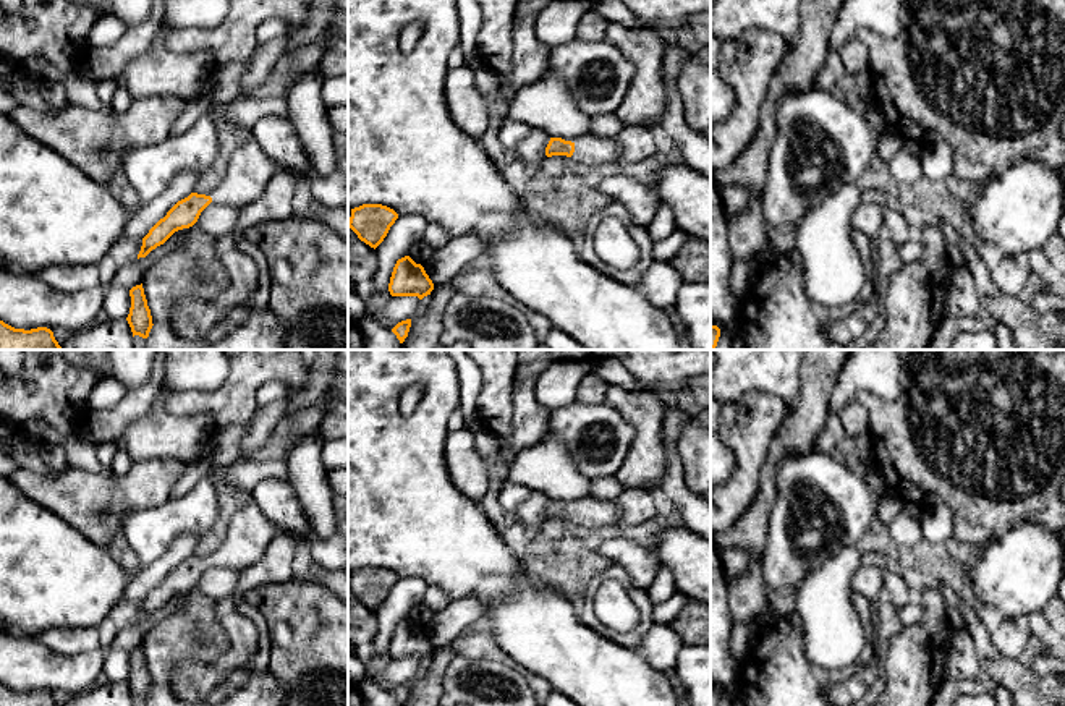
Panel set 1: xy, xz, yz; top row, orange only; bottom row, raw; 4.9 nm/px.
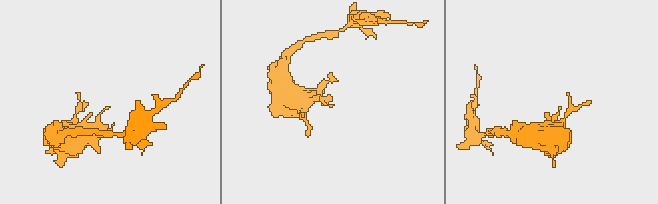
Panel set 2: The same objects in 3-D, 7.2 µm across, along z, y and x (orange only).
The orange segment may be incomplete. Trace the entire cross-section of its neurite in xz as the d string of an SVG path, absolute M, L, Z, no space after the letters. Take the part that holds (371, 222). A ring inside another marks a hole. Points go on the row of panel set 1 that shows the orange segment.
M363 204L351 209L348 227L361 241L376 249L384 241L397 219L398 214L387 206Z

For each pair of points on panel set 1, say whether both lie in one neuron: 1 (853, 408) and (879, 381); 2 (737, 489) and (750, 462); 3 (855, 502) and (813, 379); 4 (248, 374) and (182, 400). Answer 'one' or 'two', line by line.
1: two
2: one
3: two
4: one

